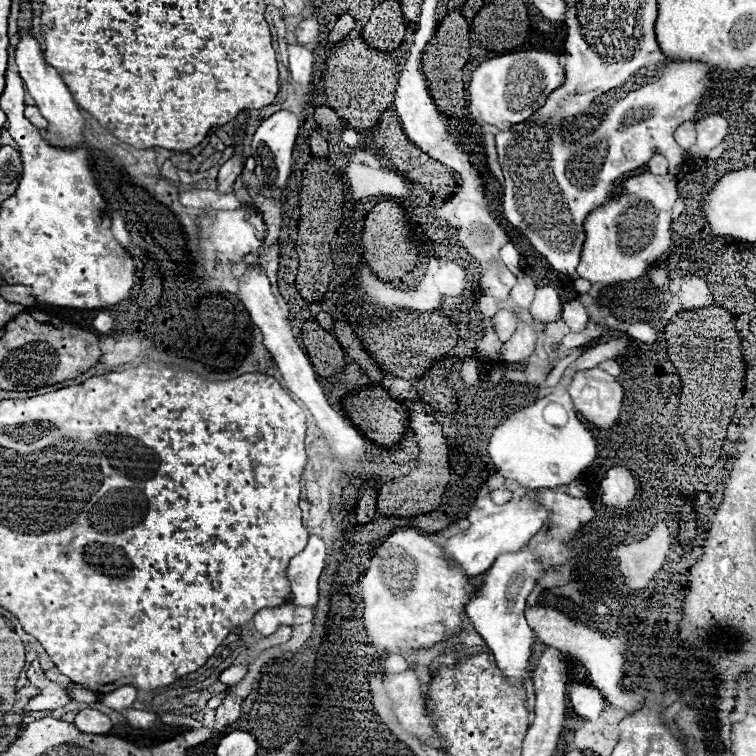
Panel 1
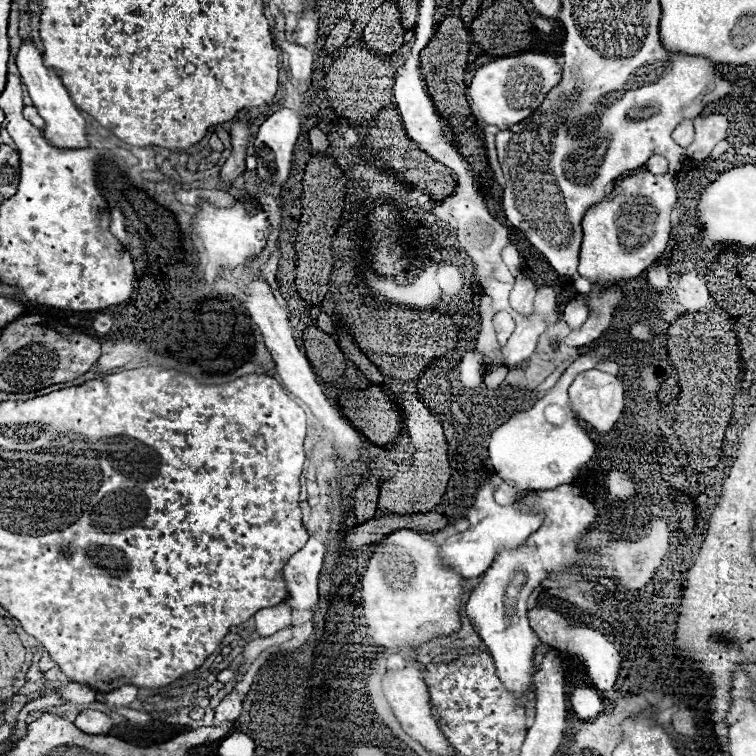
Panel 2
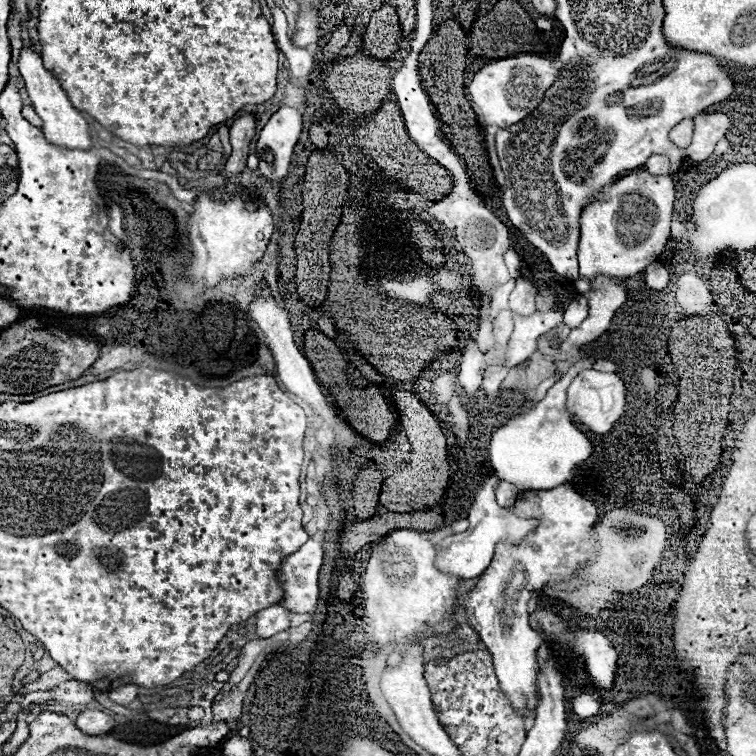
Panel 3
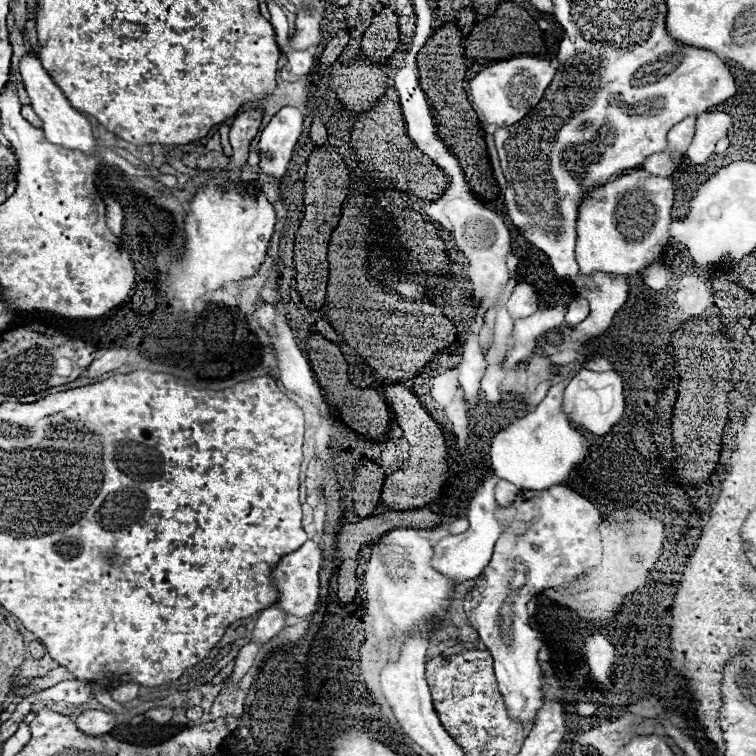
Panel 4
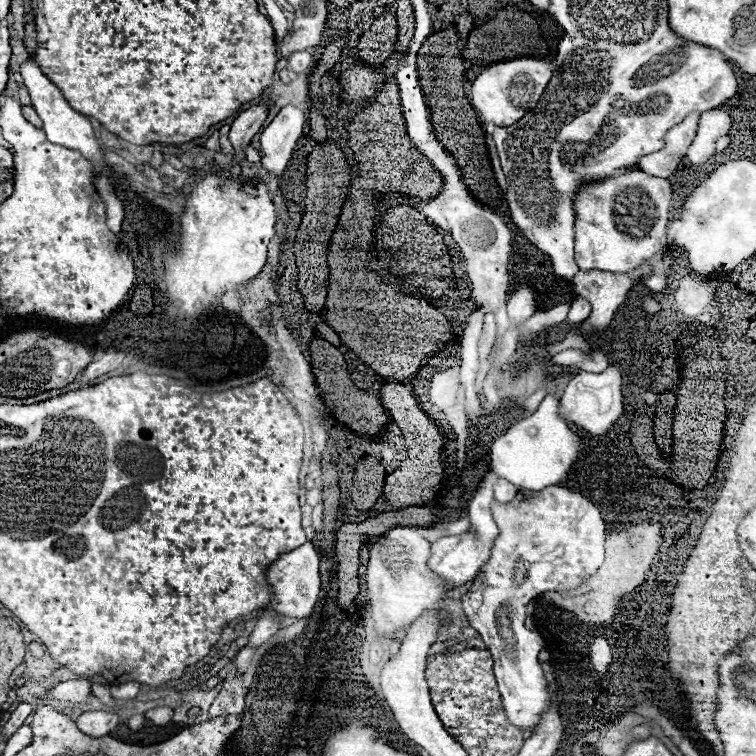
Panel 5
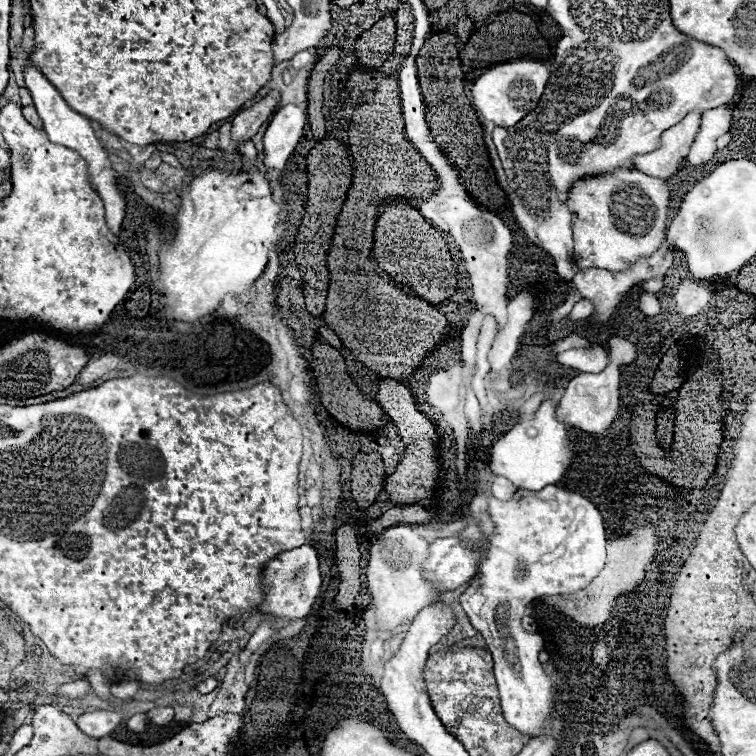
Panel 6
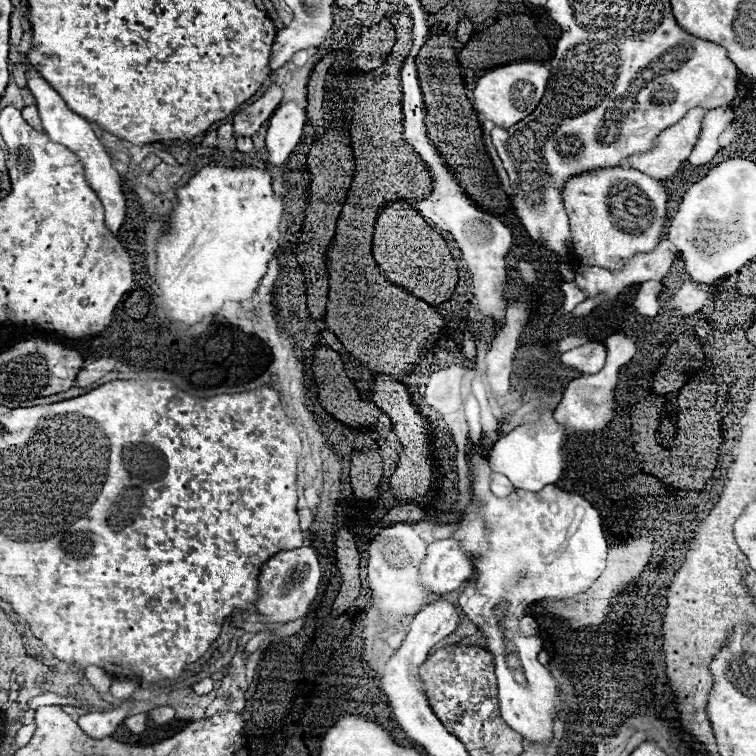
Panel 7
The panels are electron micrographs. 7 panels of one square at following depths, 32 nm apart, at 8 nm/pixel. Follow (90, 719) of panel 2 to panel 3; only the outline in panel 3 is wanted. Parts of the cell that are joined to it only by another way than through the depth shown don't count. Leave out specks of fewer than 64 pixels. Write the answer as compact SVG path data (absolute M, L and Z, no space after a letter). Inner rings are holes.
M84 710L78 718L76 718L76 726L90 734L90 736L98 736L98 734L106 734L114 728L114 720L112 716L100 712L100 710Z

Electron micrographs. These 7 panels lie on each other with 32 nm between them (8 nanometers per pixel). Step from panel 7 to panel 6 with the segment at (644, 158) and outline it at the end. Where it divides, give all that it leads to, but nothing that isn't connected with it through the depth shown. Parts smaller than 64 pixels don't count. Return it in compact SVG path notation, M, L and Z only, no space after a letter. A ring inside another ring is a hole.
M694 110L682 122L668 128L662 134L662 146L650 154L636 156L632 166L654 178L670 178L678 170L678 164L688 156L700 128L700 116L702 112Z

